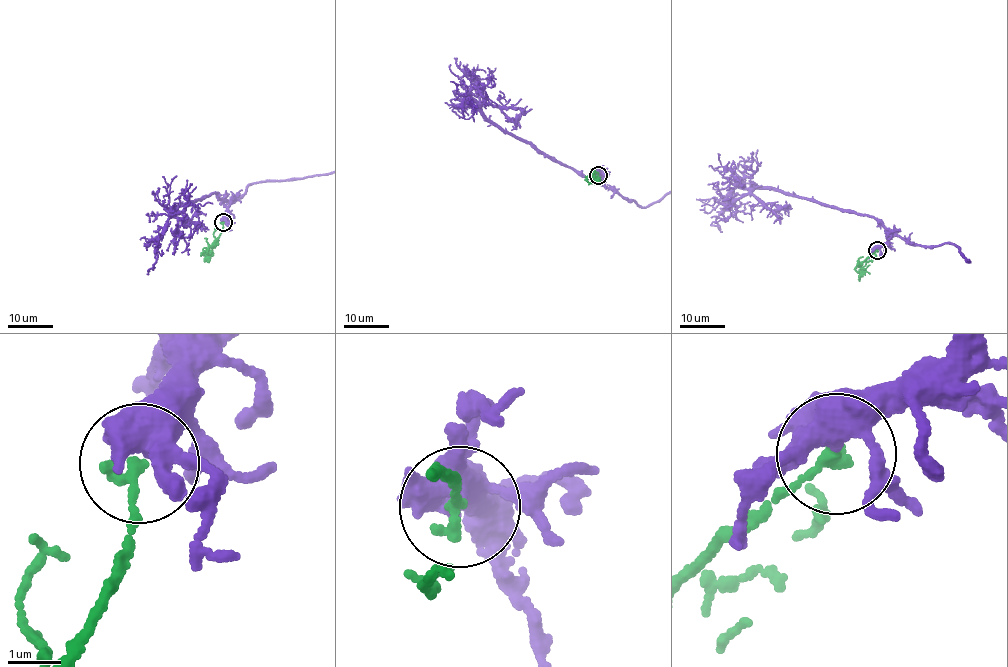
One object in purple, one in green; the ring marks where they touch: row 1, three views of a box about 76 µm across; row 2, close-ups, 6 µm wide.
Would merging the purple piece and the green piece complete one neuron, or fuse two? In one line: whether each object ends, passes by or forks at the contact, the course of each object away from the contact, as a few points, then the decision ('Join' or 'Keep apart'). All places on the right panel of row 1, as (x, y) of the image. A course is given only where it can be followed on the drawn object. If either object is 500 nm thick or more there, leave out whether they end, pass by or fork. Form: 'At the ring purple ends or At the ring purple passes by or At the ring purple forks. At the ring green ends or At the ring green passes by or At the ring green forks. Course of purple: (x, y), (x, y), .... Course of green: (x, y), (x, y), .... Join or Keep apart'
At the ring purple forks. At the ring green ends. Course of green: (877, 251), (855, 269), (870, 273). Join

